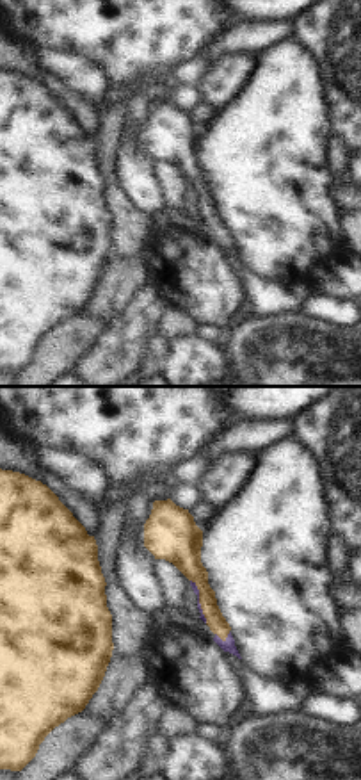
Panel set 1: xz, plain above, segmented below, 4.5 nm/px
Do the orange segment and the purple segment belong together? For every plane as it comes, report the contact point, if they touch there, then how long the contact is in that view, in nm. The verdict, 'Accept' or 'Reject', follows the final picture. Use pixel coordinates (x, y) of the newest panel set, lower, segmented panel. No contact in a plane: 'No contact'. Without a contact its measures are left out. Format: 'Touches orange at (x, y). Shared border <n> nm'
Touches orange at (223, 640). Shared border 70 nm

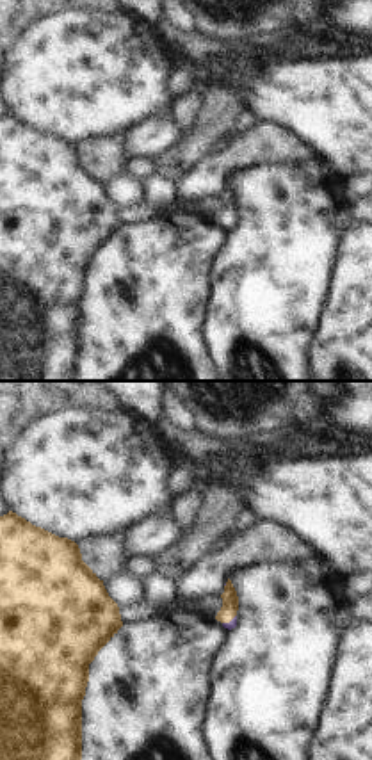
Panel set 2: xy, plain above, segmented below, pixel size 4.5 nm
Touches orange at (228, 622). Shared border 80 nm

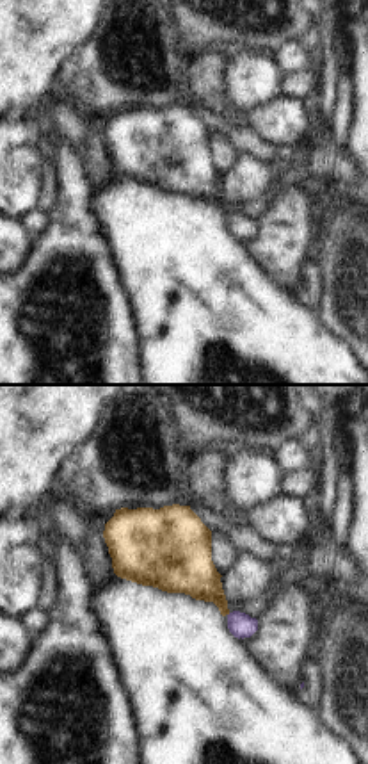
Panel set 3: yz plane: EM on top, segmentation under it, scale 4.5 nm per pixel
No contact

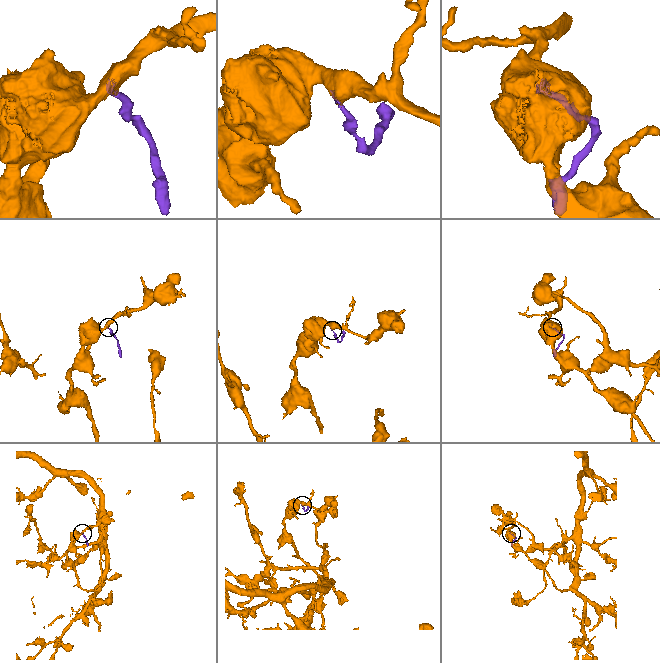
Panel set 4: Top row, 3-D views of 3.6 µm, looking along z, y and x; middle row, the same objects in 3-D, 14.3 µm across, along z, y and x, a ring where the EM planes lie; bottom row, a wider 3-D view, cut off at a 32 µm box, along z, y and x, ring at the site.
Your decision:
Accept

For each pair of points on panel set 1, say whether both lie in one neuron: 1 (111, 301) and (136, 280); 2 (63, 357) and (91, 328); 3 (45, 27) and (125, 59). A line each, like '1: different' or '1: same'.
1: same
2: same
3: same

